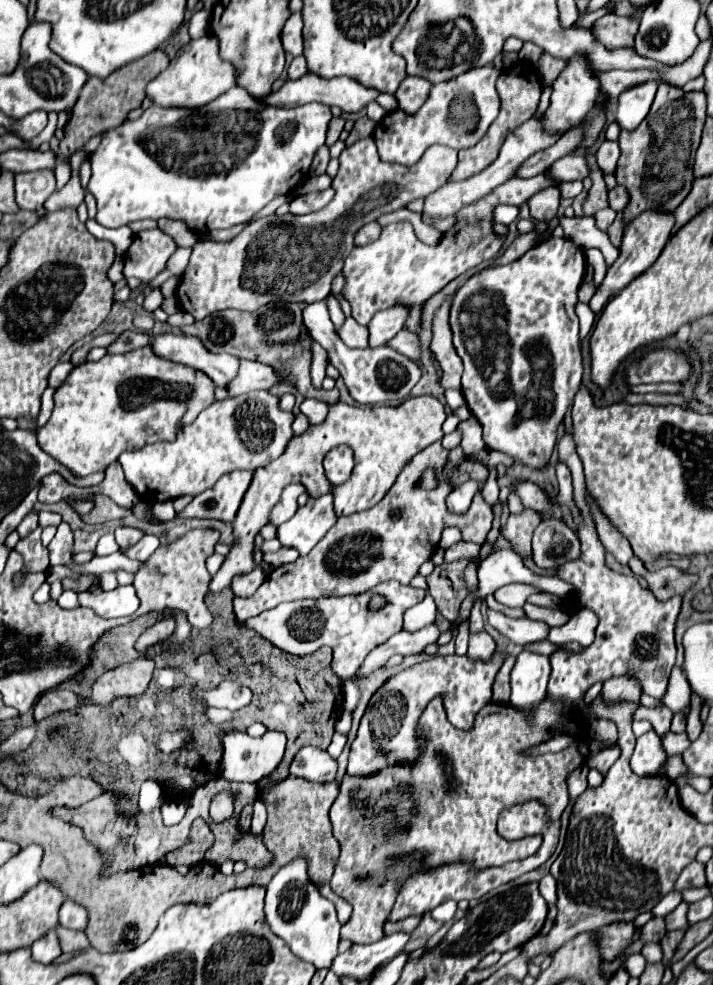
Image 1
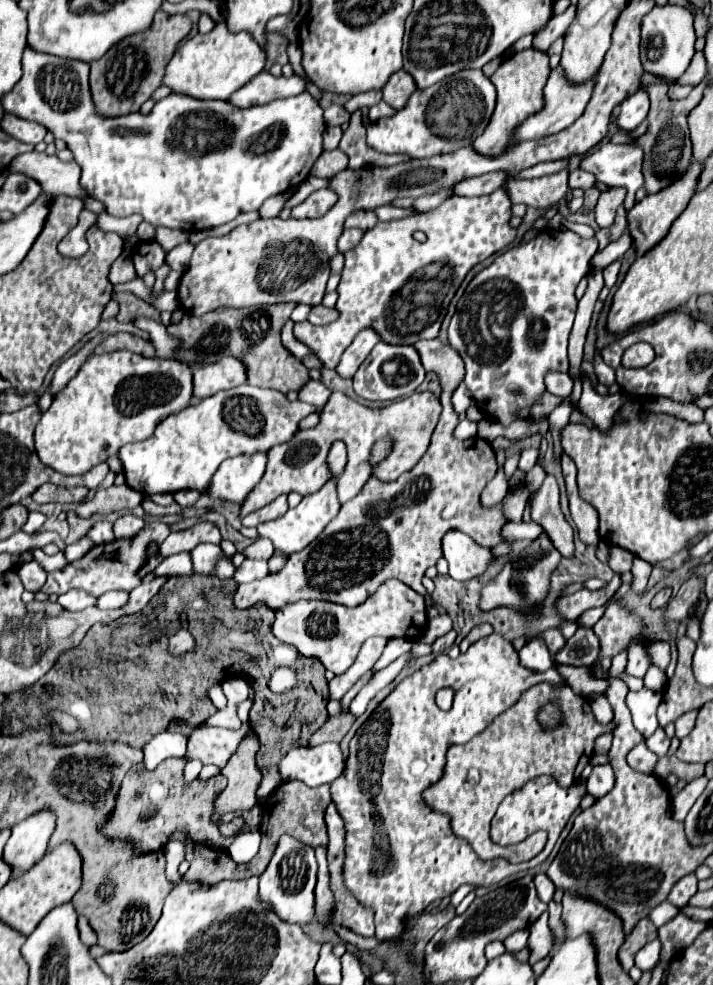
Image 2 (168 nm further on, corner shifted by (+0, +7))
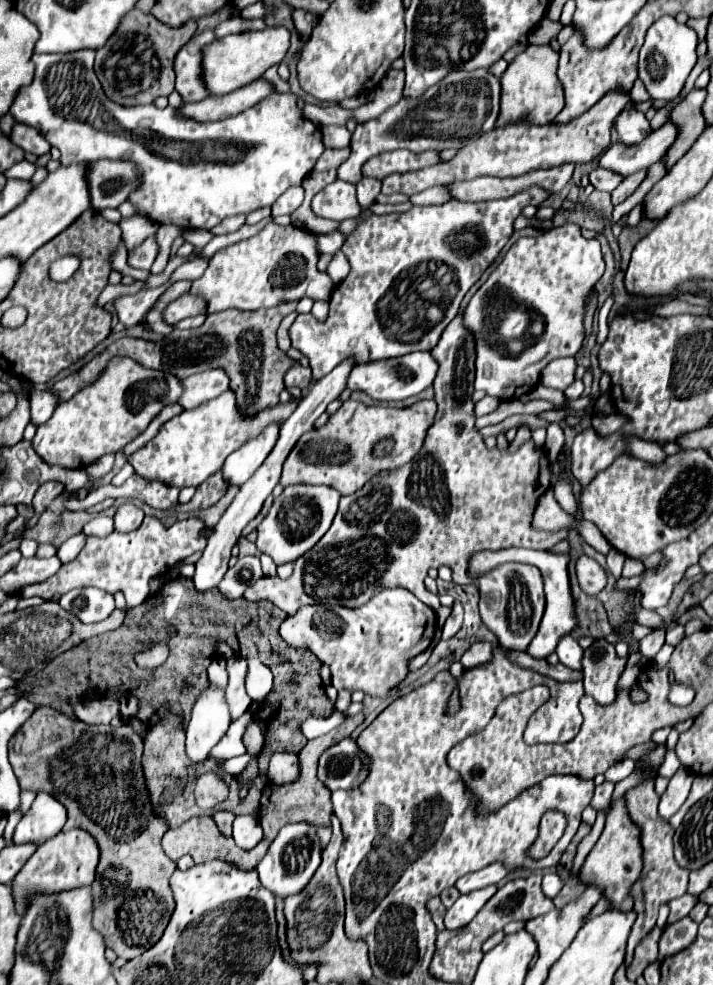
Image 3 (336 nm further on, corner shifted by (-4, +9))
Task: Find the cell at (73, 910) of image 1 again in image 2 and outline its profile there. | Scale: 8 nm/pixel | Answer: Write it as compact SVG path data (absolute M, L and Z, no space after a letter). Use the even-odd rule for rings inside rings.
M84 915L78 917L78 931L80 931L80 939L86 943L86 945L96 945L97 935L92 931L92 927L88 925L88 919Z

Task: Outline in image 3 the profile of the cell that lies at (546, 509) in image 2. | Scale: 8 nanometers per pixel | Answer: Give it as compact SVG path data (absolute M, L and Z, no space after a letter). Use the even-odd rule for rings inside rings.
M582 555L576 563L576 571L578 571L578 581L580 581L580 589L586 595L598 595L604 587L606 587L606 571L590 557Z

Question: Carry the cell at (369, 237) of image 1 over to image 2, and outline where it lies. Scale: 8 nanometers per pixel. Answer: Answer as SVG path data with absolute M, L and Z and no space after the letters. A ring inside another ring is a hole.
M346 229L346 231L340 235L340 239L338 239L338 247L340 247L340 251L346 253L348 249L356 247L356 245L360 243L362 237L364 237L364 231L362 231L362 229Z

